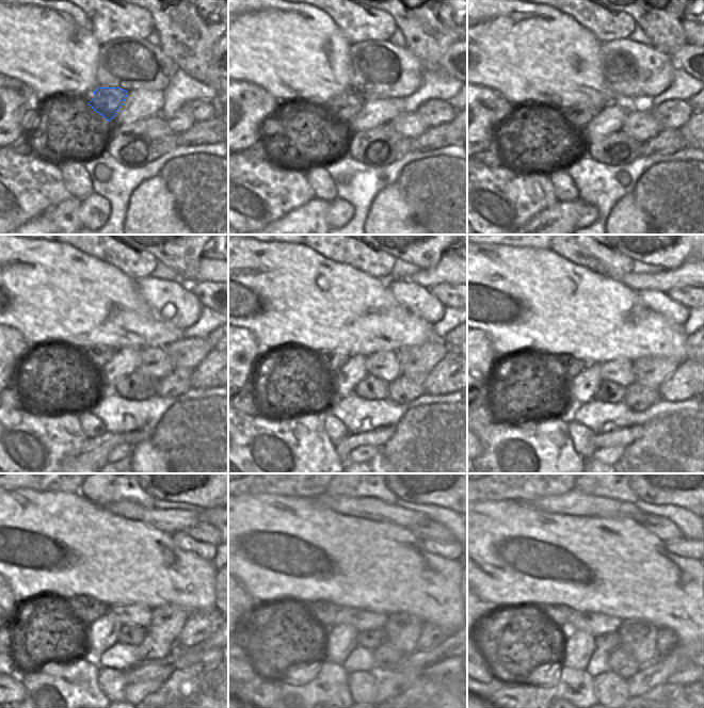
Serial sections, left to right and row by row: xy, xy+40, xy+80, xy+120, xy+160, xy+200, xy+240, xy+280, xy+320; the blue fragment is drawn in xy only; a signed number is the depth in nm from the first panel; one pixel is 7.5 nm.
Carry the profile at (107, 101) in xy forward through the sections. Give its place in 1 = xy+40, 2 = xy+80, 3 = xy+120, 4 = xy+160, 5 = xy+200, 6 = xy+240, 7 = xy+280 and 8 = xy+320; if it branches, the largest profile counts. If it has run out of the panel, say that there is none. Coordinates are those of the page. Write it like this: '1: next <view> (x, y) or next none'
1: next xy+40 (341, 109)
2: next xy+80 (578, 115)
3: next xy+120 (96, 356)
4: next xy+160 (331, 360)
5: next xy+200 (565, 364)
6: next xy+240 (81, 604)
7: next xy+280 (326, 607)
8: next xy+320 (565, 609)

